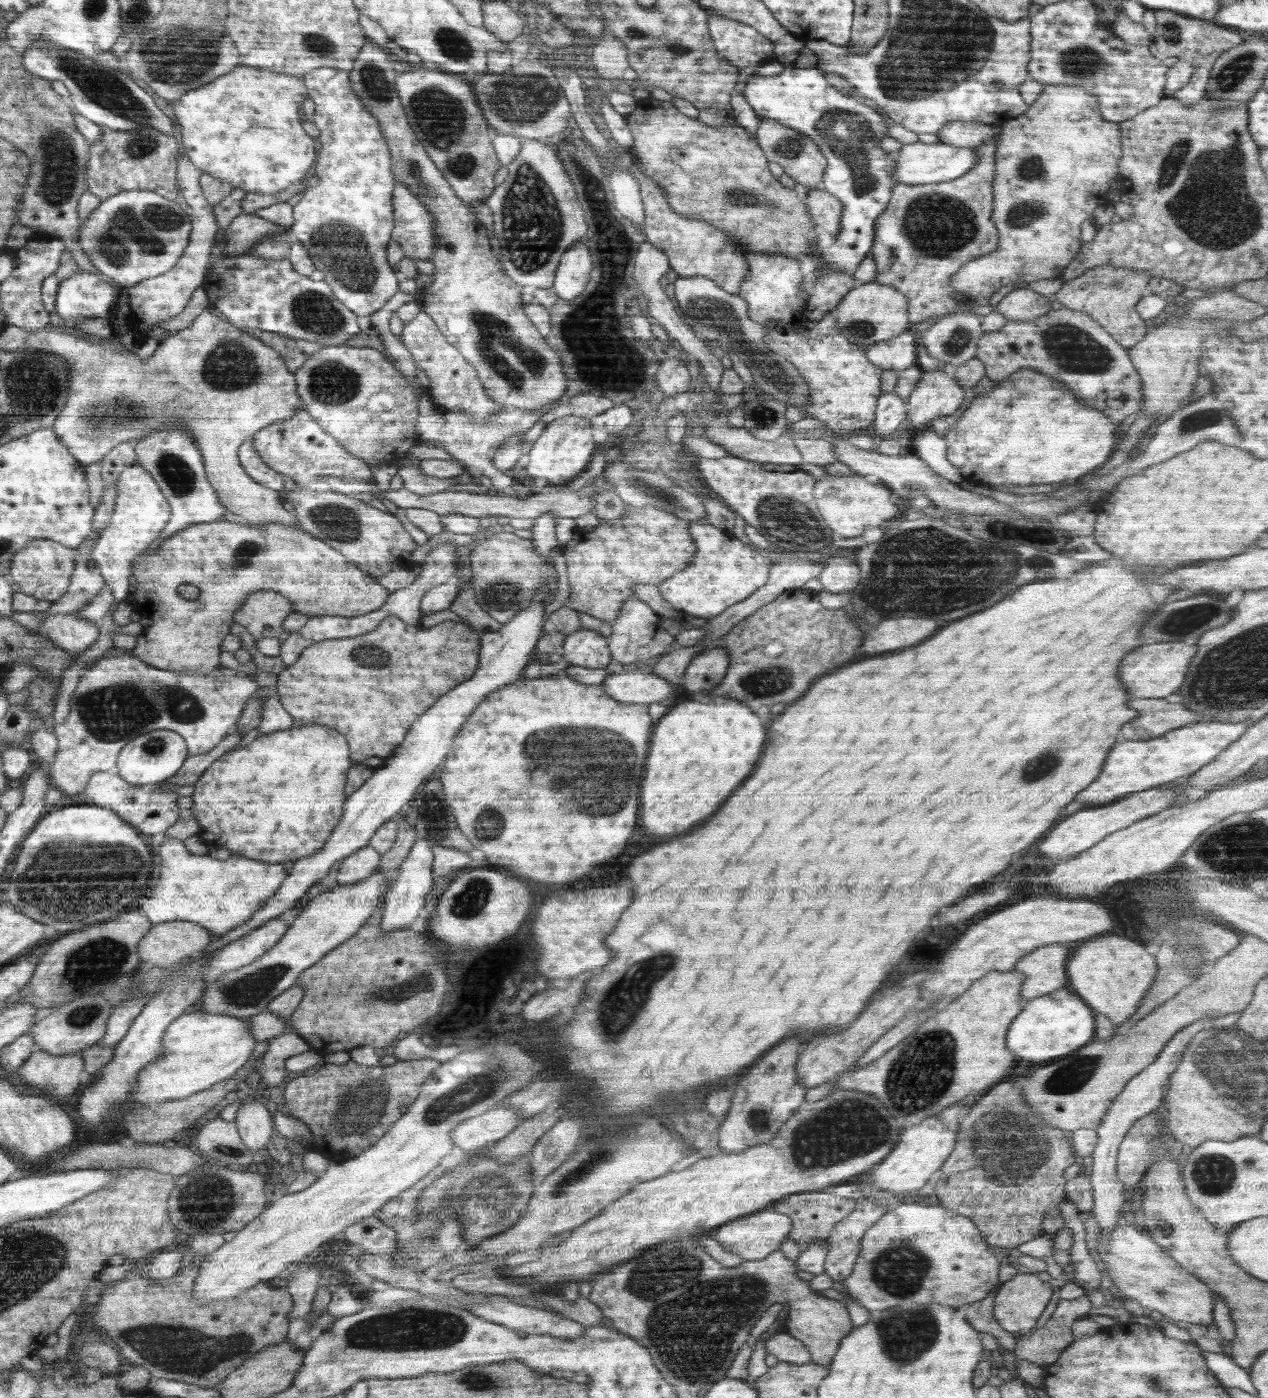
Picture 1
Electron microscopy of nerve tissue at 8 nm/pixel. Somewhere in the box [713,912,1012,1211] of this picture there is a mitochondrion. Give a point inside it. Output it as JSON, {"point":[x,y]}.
{"point":[848,1128]}

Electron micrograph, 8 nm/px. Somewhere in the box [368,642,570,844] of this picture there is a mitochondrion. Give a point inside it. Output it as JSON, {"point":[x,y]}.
{"point":[432,814]}

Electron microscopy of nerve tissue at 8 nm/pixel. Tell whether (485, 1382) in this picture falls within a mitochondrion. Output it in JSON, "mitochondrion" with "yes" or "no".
{"mitochondrion":"yes"}

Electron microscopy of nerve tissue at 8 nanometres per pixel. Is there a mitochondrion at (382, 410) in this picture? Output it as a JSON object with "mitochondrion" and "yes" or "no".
{"mitochondrion":"no"}

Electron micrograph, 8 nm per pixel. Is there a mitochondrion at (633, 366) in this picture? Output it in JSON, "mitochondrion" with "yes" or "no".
{"mitochondrion":"yes"}

